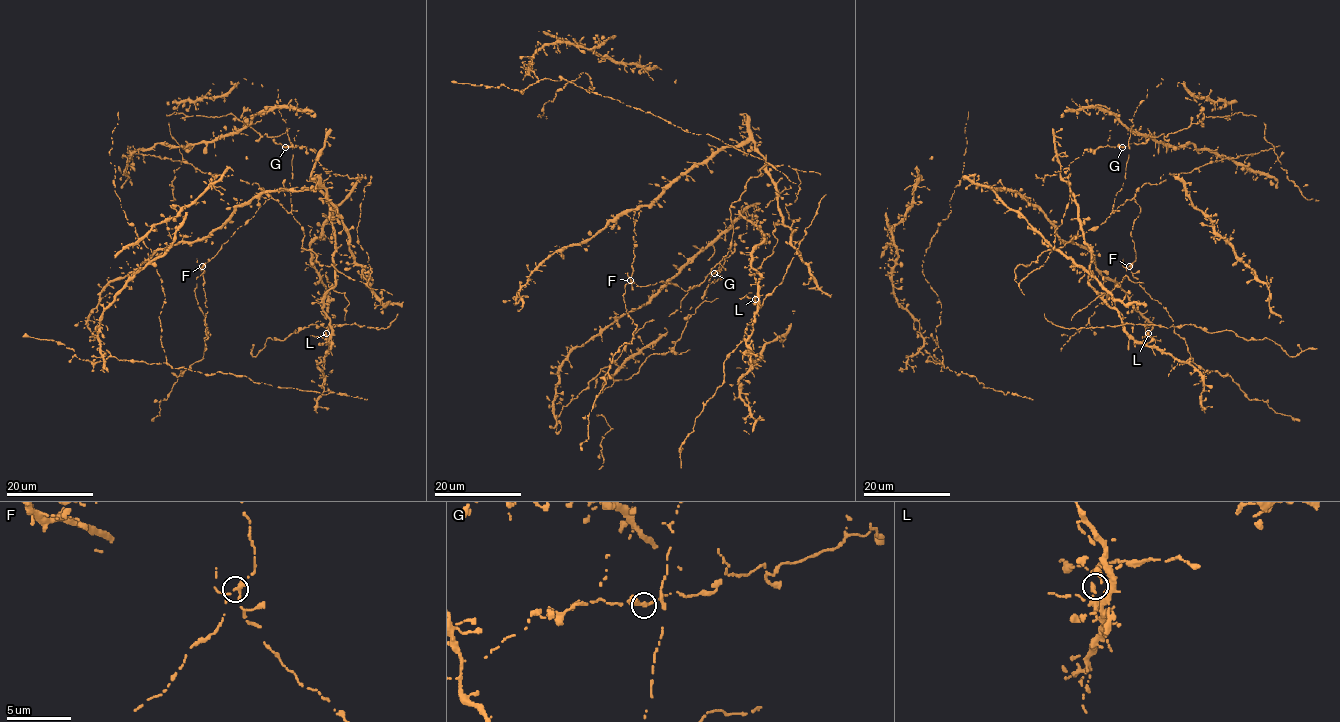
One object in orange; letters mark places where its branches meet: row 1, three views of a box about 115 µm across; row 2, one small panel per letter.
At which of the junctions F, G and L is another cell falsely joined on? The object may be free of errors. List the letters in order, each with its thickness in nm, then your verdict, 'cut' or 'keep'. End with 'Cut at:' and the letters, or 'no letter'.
F: 280 nm | cut
G: 280 nm | keep
L: 260 nm | keep
Cut at: F

